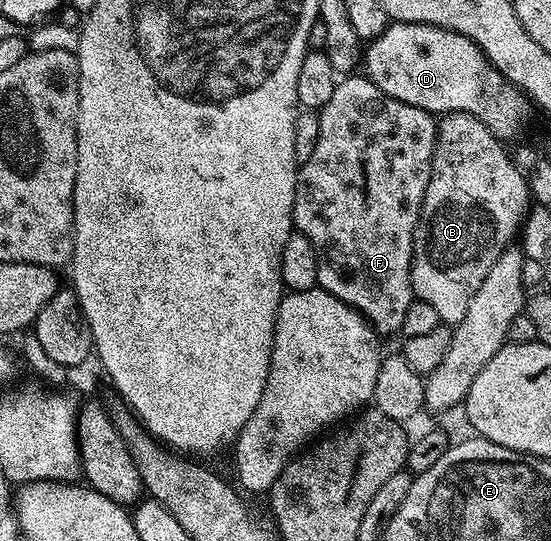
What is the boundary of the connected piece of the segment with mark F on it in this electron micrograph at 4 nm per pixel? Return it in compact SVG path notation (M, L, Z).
M361 74L346 75L319 115L319 142L315 142L315 154L297 169L294 229L315 246L319 258L317 282L322 290L357 309L378 337L400 333L407 306L411 306L415 298L411 265L415 237L421 224L421 207L433 169L438 121L434 113L383 94L379 86Z

